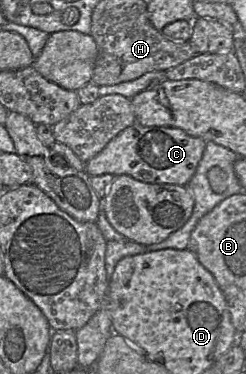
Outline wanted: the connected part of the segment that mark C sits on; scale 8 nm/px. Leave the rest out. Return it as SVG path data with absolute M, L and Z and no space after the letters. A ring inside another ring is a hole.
M135 121L134 124L125 128L115 136L96 156L85 163L85 171L90 176L100 176L104 174L129 175L145 183L156 184L177 184L187 185L194 175L197 165L203 155L205 140L188 135L179 128L143 126Z

